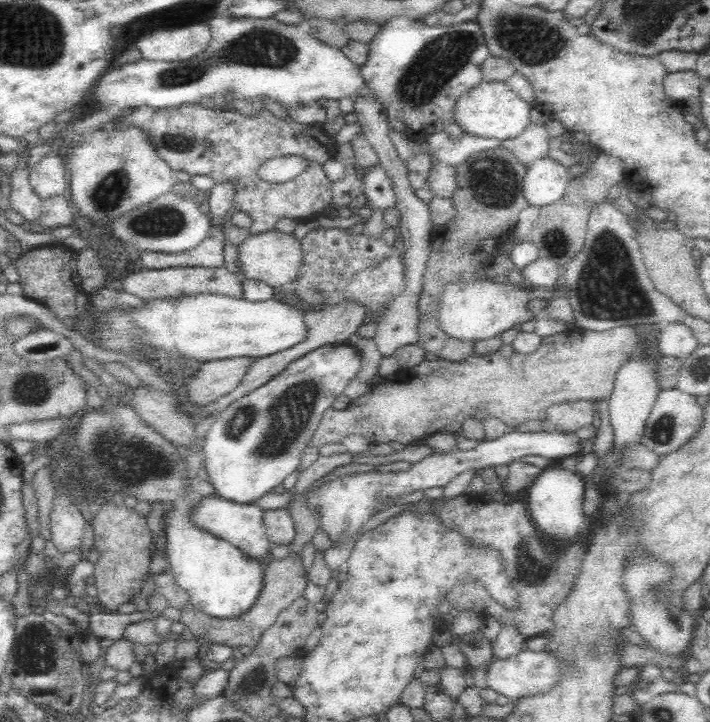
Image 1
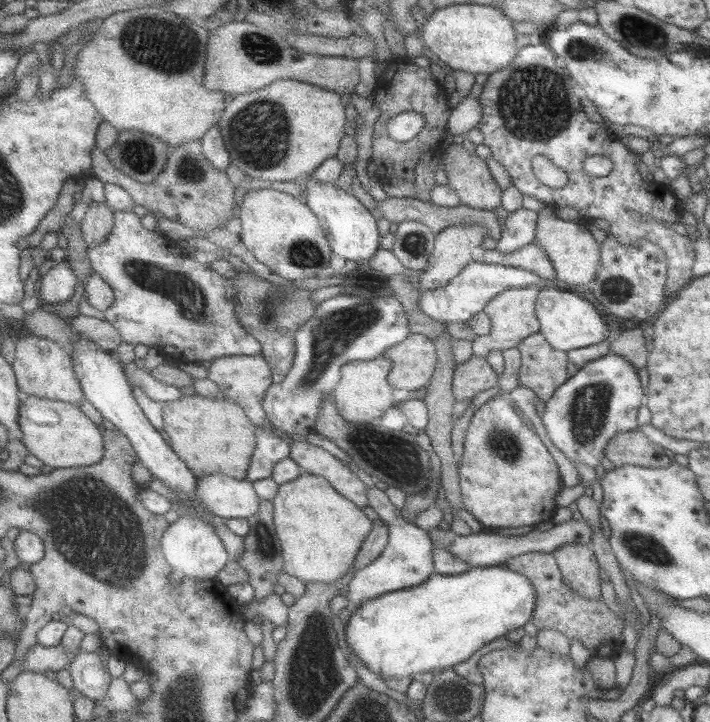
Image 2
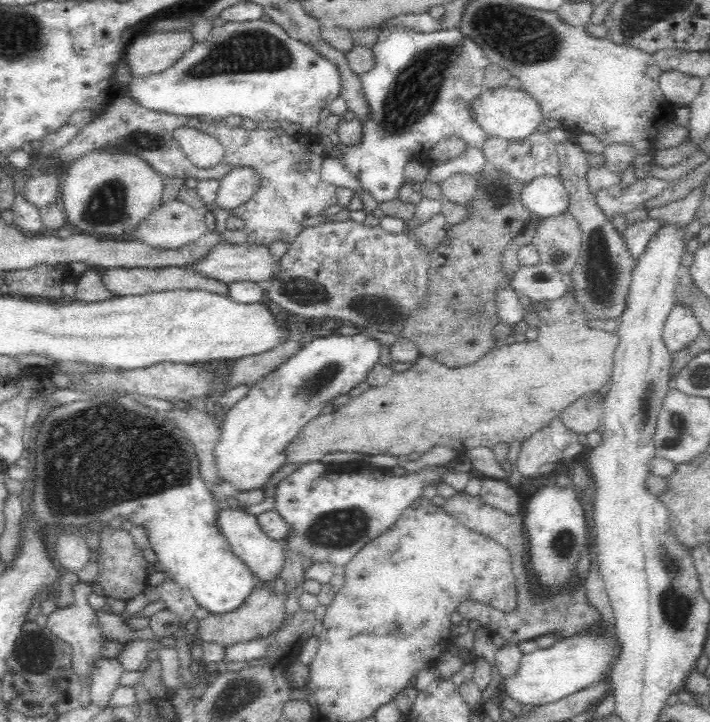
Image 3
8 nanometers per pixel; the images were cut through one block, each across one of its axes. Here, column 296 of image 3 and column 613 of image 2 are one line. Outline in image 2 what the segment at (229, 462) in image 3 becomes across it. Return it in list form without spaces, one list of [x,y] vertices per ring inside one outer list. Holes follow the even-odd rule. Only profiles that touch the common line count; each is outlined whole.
[[[610,350],[606,355],[585,362],[557,386],[544,404],[541,420],[549,440],[570,462],[593,468],[600,464],[603,447],[613,435],[638,428],[636,414],[644,403],[643,398],[637,369]]]

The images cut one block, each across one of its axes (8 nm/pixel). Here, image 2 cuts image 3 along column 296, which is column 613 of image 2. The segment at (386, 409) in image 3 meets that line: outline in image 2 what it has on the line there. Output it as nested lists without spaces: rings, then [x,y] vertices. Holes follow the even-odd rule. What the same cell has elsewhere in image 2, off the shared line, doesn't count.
[[[639,428],[619,431],[602,450],[605,458],[615,467],[633,465],[645,468],[666,467],[673,459],[664,452],[664,448],[649,441]]]

